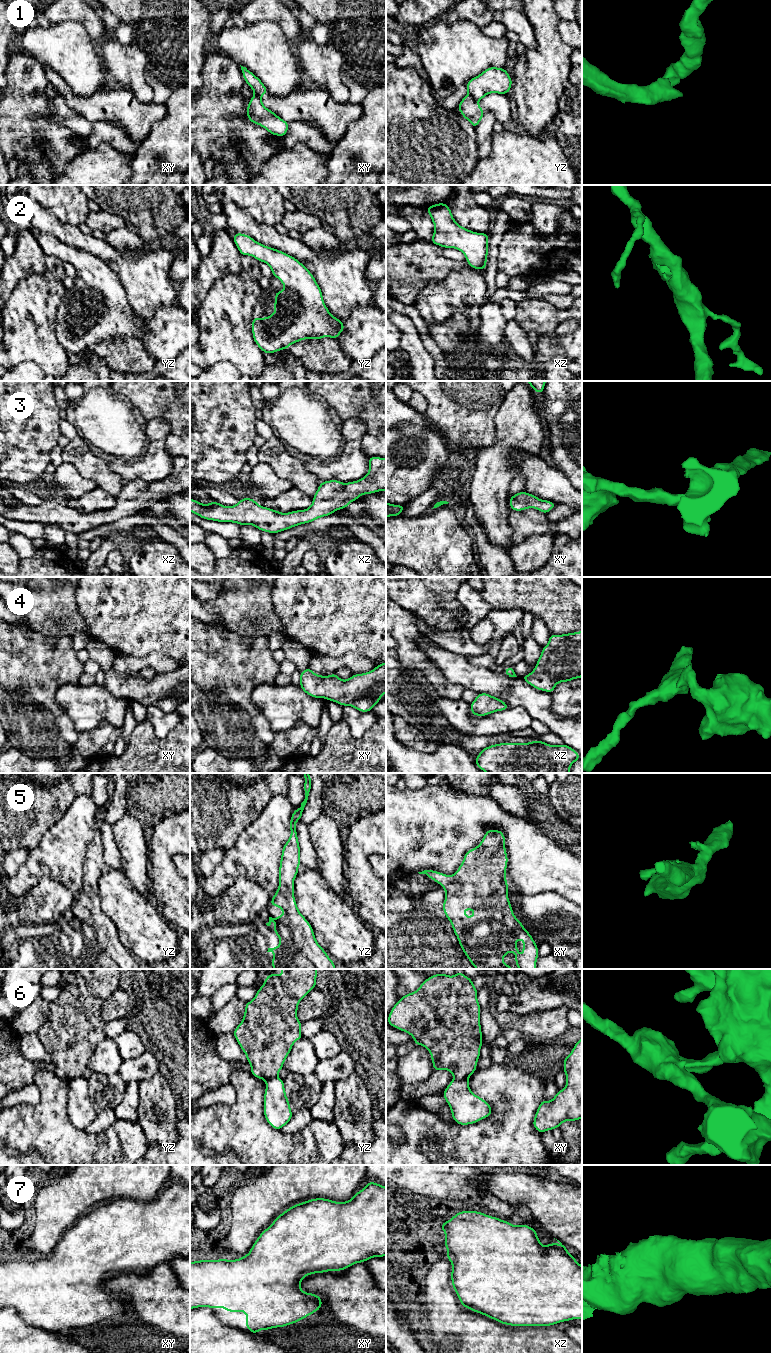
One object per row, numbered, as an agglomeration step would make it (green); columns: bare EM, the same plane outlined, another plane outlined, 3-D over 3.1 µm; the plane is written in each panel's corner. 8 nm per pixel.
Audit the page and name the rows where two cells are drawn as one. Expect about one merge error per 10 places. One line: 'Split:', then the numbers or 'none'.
Split: 1, 6

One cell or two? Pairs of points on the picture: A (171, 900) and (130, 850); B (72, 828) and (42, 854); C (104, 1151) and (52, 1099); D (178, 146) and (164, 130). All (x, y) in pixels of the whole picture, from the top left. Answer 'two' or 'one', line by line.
A: two
B: one
C: one
D: one

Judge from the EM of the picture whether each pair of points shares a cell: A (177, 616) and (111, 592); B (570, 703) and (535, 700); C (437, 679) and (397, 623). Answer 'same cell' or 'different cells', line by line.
A: same cell
B: different cells
C: same cell

